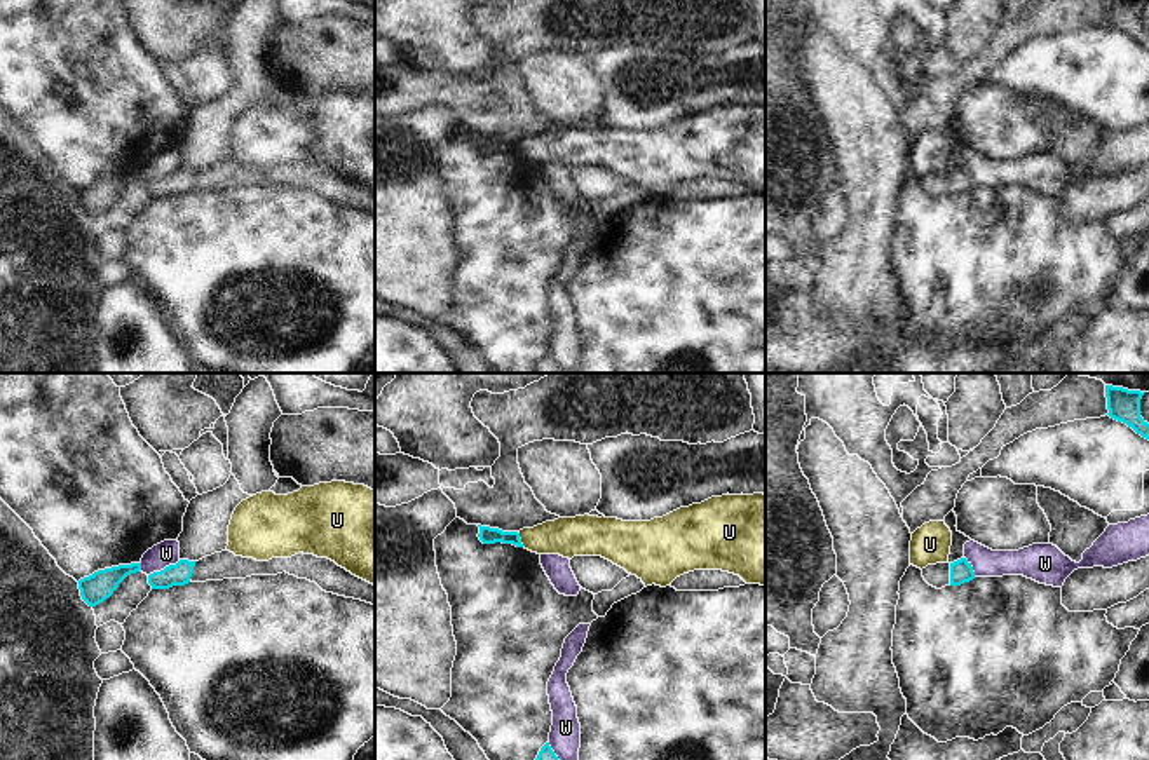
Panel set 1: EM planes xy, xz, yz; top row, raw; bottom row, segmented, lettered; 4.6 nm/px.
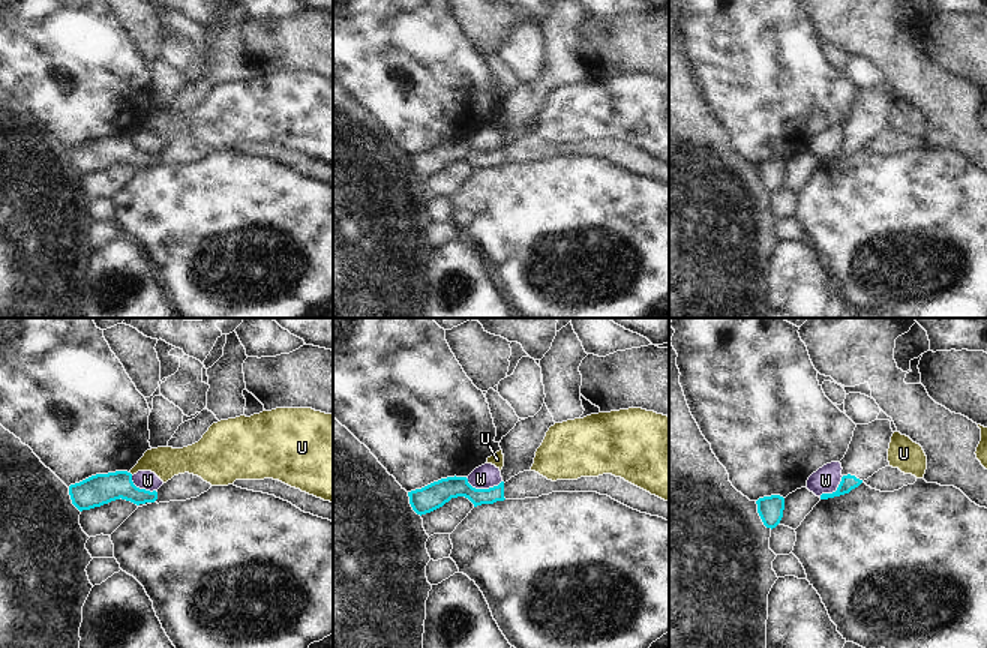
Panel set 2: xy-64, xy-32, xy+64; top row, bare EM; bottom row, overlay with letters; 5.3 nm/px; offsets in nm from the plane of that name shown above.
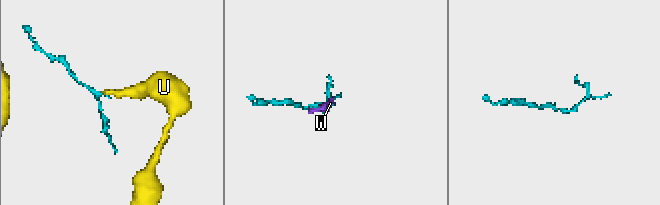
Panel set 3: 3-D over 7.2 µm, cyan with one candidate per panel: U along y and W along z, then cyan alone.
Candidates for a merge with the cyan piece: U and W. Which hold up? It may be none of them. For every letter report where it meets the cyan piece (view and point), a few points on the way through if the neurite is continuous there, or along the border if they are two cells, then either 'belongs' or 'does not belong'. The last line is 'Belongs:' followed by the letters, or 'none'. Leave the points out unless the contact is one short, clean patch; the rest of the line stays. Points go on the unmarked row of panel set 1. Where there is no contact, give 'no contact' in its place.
U: xz (520, 149) | along xz (516, 142), (523, 156) | does not belong
W: xy (166, 176) | does not belong
Belongs: none

